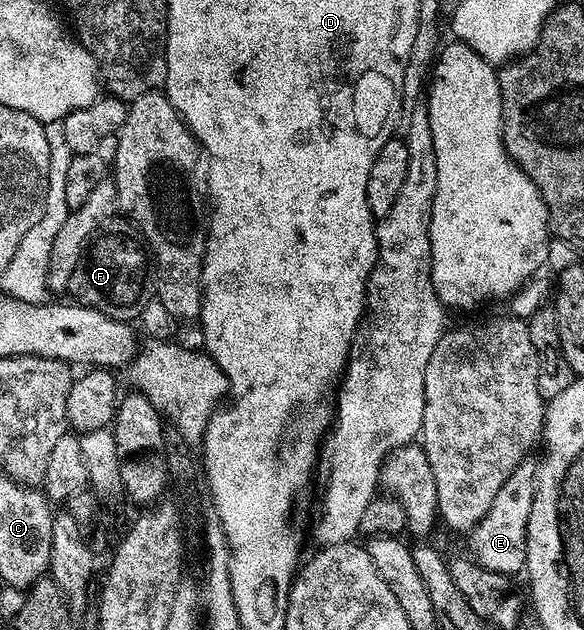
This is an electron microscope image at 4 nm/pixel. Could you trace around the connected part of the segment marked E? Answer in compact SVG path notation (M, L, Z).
M526 457L516 468L516 472L512 472L512 476L508 476L508 480L504 480L504 485L500 487L500 492L496 492L496 497L492 500L492 508L488 508L484 520L480 520L480 524L470 531L468 535L468 541L470 541L469 557L480 563L484 568L507 576L523 573L526 565L526 529L528 528L528 515L532 512L534 475L537 473L538 462L533 457Z

